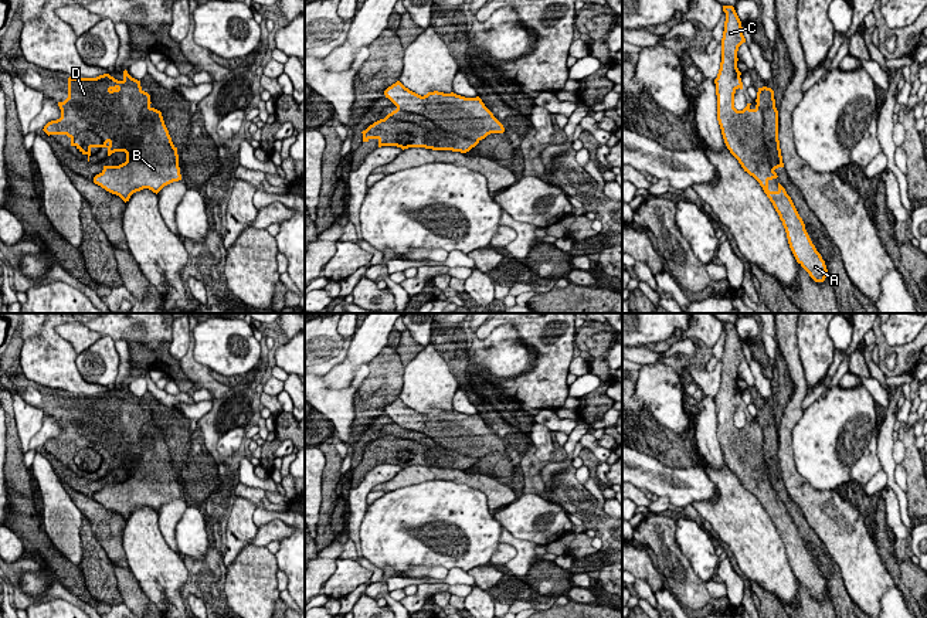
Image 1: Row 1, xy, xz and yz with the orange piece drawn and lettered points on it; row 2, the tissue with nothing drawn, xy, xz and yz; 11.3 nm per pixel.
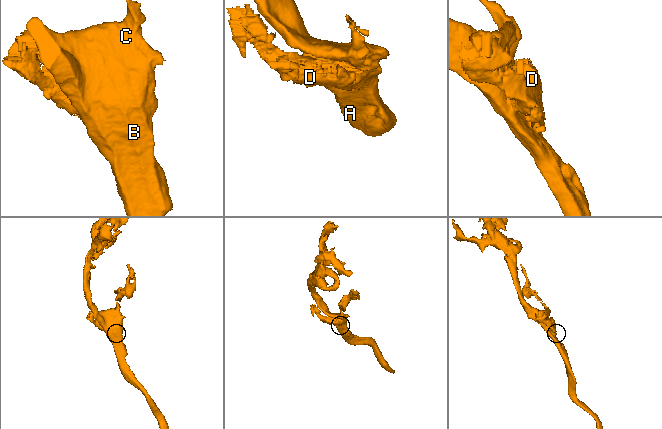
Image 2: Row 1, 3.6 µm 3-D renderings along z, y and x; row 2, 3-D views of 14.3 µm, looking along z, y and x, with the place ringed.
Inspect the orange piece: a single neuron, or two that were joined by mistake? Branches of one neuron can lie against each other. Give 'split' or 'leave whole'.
split

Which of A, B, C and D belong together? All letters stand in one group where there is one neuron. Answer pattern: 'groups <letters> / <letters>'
groups A B C / D

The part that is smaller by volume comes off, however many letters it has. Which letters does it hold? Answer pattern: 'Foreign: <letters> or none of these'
Foreign: D

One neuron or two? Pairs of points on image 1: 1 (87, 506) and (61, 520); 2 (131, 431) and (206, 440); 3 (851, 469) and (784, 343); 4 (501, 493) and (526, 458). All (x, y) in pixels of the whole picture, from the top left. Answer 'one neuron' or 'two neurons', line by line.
1: two neurons
2: two neurons
3: two neurons
4: two neurons

